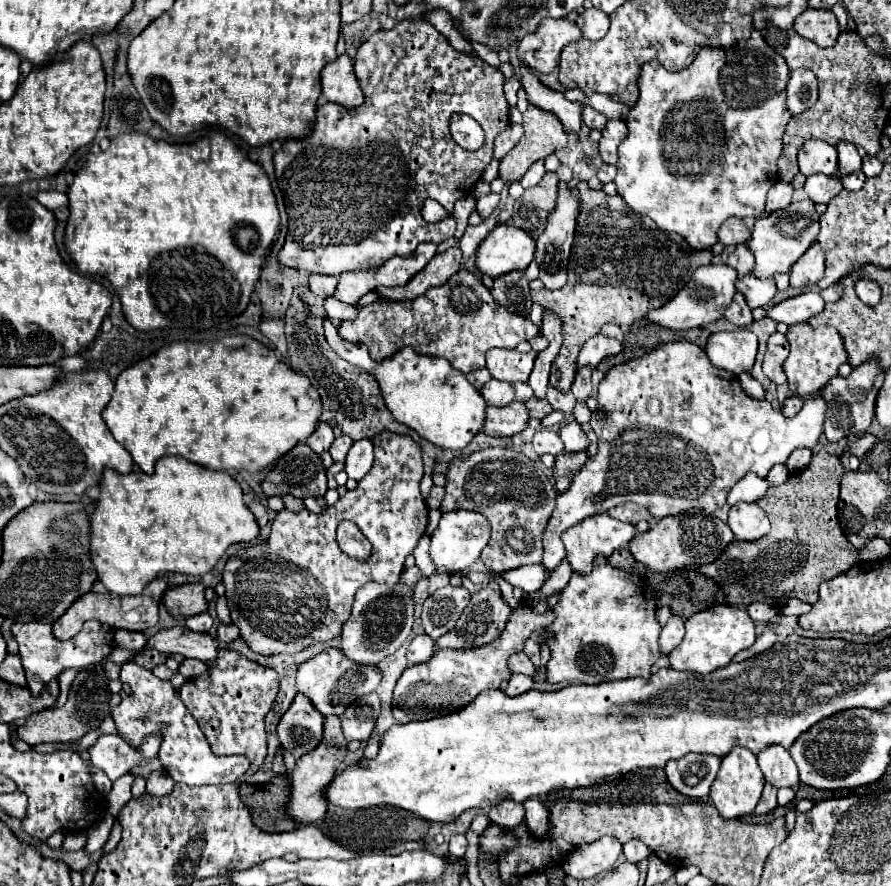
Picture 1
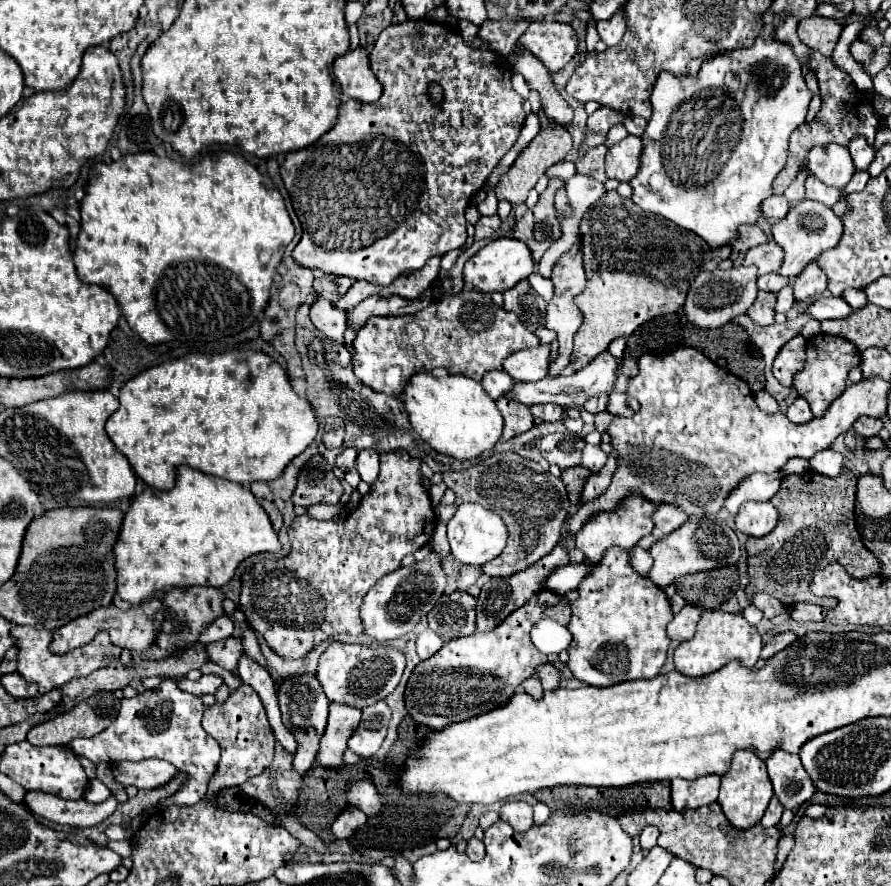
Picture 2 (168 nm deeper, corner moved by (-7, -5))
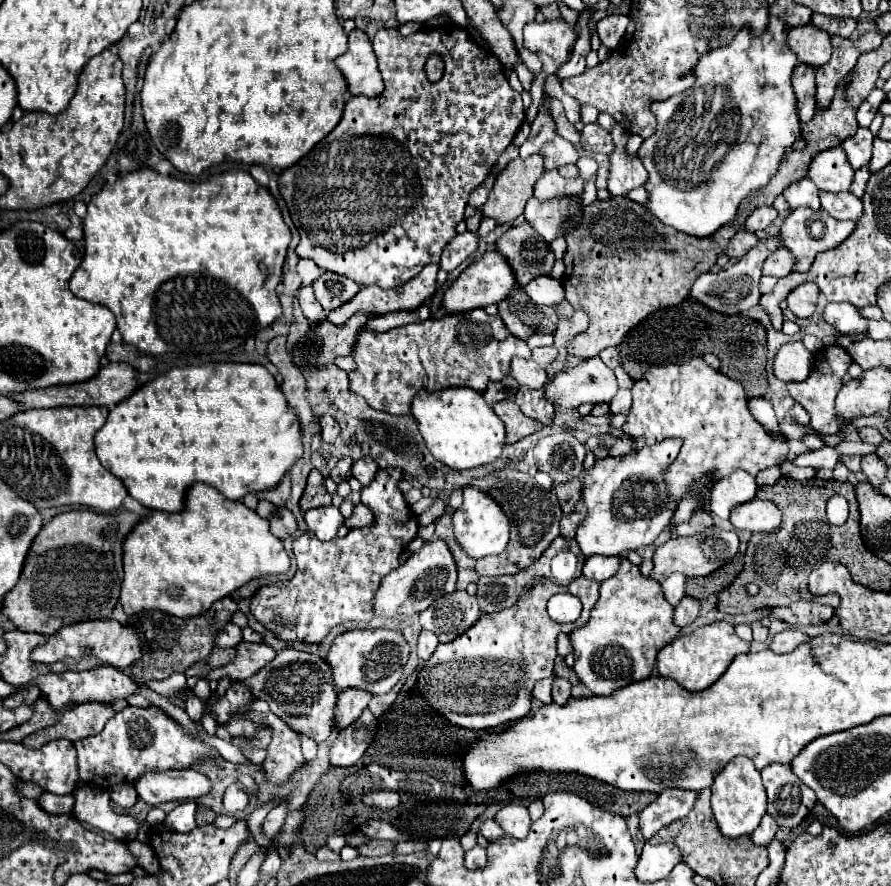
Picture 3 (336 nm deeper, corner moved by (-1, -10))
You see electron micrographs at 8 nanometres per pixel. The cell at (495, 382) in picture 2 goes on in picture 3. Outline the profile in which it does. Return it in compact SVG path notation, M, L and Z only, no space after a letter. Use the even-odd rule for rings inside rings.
M506 376L500 382L488 384L488 388L484 392L484 400L488 404L494 404L494 402L502 400L514 400L516 388L518 388L518 383L511 376Z

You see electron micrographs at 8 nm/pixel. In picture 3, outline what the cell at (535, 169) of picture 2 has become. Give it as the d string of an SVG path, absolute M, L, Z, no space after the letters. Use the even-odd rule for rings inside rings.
M534 154L530 158L516 158L512 160L498 176L496 176L496 184L488 196L488 202L482 206L482 218L494 218L498 224L510 224L514 222L518 216L524 214L524 206L528 202L528 198L534 194L534 184L536 180L544 174L542 168L542 158L540 154Z

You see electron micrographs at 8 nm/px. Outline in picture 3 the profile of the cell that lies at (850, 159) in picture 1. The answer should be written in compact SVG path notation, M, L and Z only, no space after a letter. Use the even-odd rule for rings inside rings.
M858 128L858 132L852 138L846 138L842 142L842 148L848 156L848 162L852 164L854 170L862 168L864 164L870 162L872 158L872 132L868 128Z

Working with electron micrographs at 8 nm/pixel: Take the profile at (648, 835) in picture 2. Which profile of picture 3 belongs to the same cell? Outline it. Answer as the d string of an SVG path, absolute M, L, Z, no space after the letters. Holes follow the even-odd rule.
M668 788L664 790L652 804L648 804L640 812L640 830L642 836L648 840L654 836L662 826L684 818L694 802L696 802L696 792L692 790L680 790L680 788Z

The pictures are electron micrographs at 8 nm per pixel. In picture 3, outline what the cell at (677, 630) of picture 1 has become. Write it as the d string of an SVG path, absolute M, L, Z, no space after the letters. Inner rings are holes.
M684 596L680 604L674 608L674 624L680 628L686 628L698 618L698 612L700 612L700 602L696 598Z

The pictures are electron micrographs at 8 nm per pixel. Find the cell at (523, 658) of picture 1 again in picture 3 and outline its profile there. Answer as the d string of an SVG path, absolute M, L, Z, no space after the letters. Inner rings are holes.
M556 678L554 686L552 686L552 696L554 696L554 702L556 702L558 706L564 706L564 704L568 702L568 698L570 698L570 688L572 688L572 684L570 684L566 678Z

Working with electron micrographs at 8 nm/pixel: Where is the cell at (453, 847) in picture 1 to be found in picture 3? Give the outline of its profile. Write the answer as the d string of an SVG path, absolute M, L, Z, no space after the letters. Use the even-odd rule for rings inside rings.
M482 846L472 848L470 852L466 852L466 860L464 866L468 870L476 870L476 868L484 868L486 866L486 850Z

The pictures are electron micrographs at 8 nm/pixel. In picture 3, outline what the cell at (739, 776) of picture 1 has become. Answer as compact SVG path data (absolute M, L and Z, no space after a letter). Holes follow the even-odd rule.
M736 756L726 764L720 776L716 776L711 786L711 808L714 820L720 832L728 838L738 838L752 834L760 824L762 816L767 813L767 794L762 786L760 772L754 768L754 762L746 756Z

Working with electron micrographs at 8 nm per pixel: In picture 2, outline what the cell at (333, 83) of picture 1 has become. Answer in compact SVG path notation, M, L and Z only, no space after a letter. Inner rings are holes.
M360 47L334 61L334 77L342 95L358 99L360 103L372 103L382 95L382 85L370 71L368 53Z

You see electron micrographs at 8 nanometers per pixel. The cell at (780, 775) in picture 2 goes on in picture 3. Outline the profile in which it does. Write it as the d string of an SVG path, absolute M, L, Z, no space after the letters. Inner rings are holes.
M766 766L762 780L768 792L768 814L778 826L796 828L816 806L816 794L792 774L790 766Z

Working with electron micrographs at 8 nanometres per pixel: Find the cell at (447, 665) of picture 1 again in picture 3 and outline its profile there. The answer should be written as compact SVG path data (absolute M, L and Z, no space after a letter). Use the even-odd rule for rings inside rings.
M584 576L576 578L568 586L554 584L546 578L536 580L532 588L524 590L514 606L496 614L482 614L476 620L476 626L466 630L460 638L440 644L432 658L420 664L418 690L436 712L462 728L484 730L524 718L532 708L534 684L552 676L554 658L558 656L558 634L572 632L588 622L590 610L598 598L598 588L600 582L592 582ZM560 592L578 596L584 606L580 618L566 626L556 624L546 612L548 598Z

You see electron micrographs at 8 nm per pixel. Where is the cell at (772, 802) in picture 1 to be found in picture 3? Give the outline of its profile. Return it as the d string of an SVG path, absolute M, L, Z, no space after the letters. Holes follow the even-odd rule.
M766 814L766 816L762 818L760 826L752 832L750 838L752 838L752 842L754 842L756 846L768 846L768 844L774 840L776 830L778 830L778 824L772 820L770 814Z

